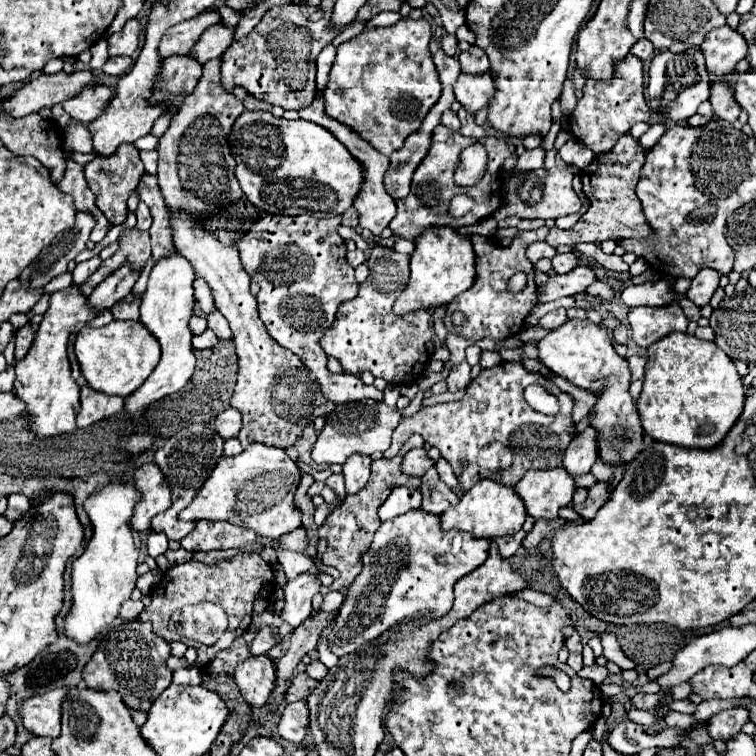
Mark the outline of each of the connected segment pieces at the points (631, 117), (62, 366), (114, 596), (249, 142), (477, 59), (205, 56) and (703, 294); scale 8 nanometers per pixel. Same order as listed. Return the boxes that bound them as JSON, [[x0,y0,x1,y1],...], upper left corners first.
[[569,53,649,155],[15,285,97,437],[63,481,139,645],[229,111,363,217],[459,45,489,73],[191,23,233,65],[687,269,721,307]]

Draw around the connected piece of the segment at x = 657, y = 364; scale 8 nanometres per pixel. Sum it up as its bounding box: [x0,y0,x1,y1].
[637,333,745,447]

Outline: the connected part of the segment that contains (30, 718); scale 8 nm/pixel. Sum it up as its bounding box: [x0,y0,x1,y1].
[19,687,67,737]

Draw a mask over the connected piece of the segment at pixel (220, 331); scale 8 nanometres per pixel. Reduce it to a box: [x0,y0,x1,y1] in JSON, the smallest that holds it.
[207,307,233,339]

